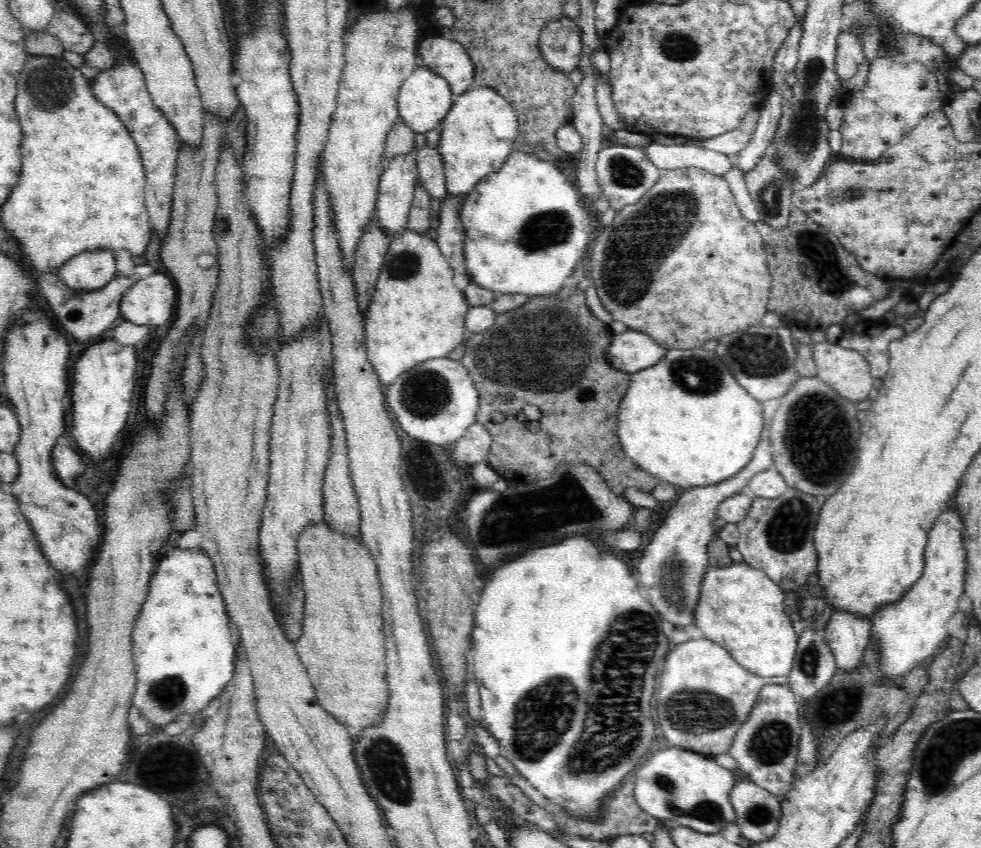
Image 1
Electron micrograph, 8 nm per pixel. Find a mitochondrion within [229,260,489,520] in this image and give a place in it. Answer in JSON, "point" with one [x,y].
{"point":[424,394]}

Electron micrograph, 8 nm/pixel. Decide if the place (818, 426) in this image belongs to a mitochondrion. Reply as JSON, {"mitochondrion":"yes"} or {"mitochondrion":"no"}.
{"mitochondrion":"yes"}

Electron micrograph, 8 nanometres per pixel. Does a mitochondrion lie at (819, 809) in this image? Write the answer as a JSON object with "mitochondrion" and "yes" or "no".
{"mitochondrion":"no"}

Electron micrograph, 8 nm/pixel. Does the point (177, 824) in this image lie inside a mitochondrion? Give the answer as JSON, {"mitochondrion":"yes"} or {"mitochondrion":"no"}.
{"mitochondrion":"no"}

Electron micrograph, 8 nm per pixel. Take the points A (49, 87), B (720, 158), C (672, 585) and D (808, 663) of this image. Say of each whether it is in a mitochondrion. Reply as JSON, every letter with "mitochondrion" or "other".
{"A":"mitochondrion","B":"other","C":"mitochondrion","D":"mitochondrion"}

